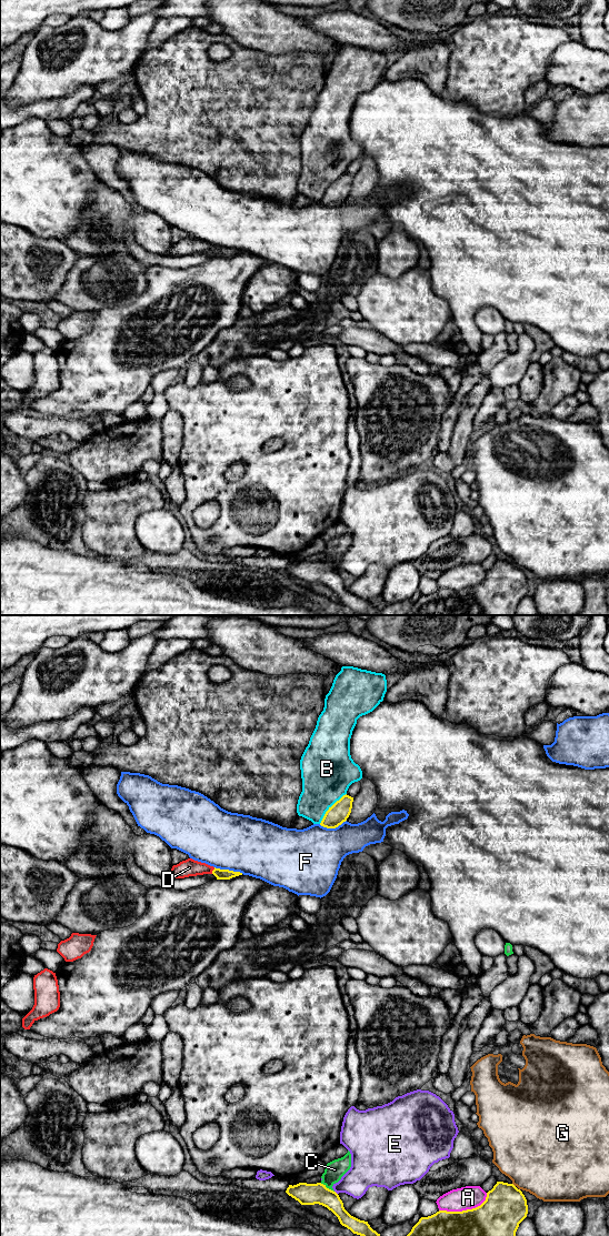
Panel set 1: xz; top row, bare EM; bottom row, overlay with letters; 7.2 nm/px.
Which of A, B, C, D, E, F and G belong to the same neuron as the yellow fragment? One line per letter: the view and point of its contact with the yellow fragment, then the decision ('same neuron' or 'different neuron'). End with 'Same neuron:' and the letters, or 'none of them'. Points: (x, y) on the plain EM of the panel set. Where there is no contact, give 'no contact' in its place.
A: contact xz (465, 589); different neuron
B: contact xz (330, 186); different neuron
C: contact xz (326, 565); different neuron
D: contact xz (212, 249); different neuron
E: contact xz (336, 571); different neuron
F: contact xz (228, 248); different neuron
G: contact xz (513, 563); different neuron
Same neuron: none of them

